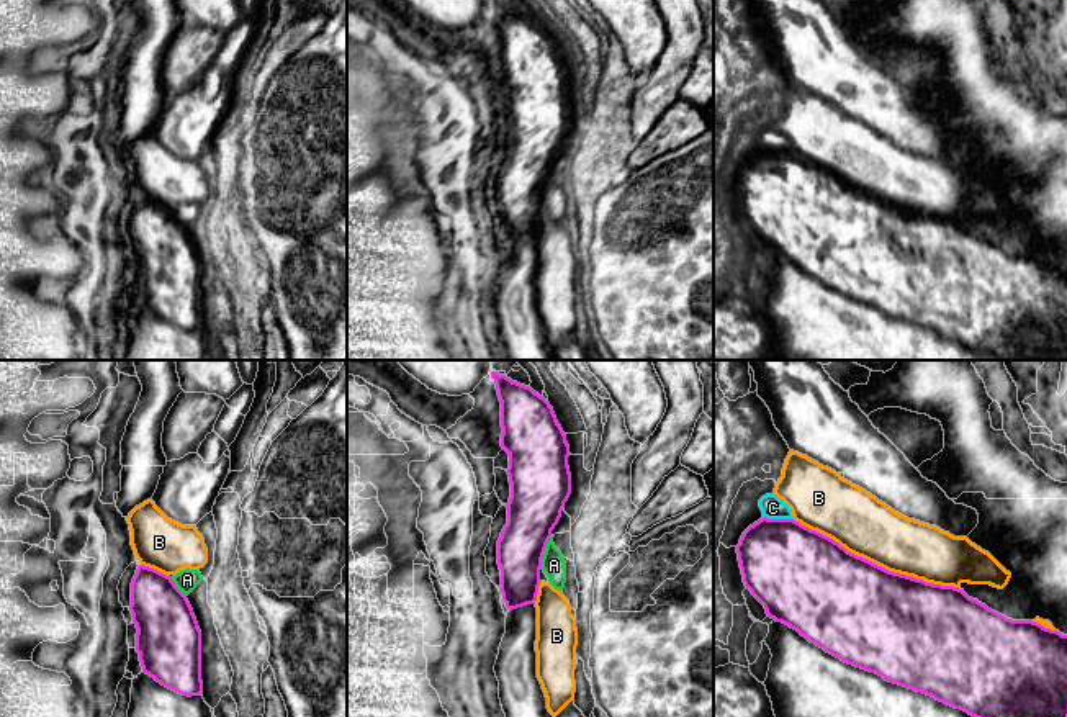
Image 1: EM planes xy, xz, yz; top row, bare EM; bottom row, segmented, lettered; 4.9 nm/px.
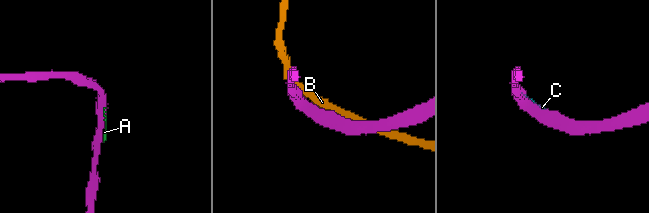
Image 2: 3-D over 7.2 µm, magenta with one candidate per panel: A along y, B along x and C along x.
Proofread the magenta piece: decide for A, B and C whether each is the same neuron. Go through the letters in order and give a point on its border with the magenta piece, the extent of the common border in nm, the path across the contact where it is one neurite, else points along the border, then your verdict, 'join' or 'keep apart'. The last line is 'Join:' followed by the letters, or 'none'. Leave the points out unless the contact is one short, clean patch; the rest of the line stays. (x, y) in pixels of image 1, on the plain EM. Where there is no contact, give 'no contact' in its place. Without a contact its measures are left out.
A: meets magenta in xz at (544, 185); contact 170 nm long; keep apart
B: meets magenta in yz at (850, 185); contact 650 nm long; keep apart
C: meets magenta in yz at (778, 153); contact 150 nm long; keep apart
Join: none

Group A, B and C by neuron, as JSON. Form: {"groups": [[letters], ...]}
{"groups": [["A", "C"], ["B"]]}

